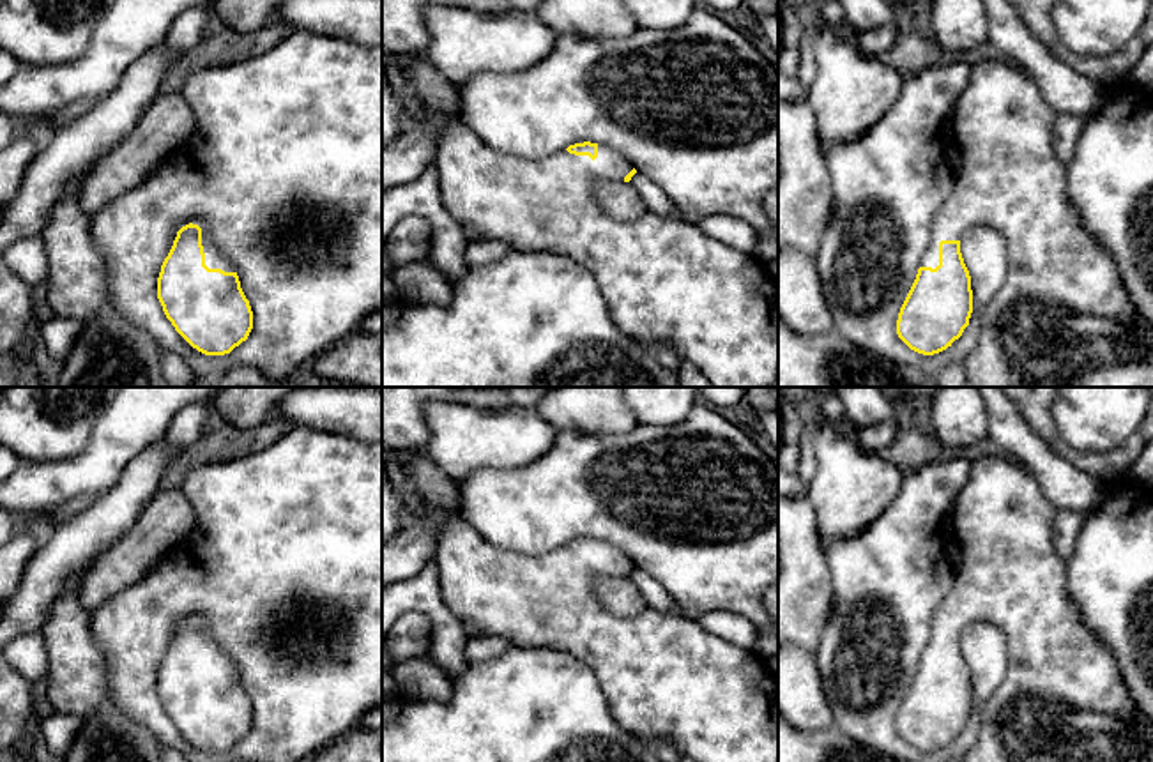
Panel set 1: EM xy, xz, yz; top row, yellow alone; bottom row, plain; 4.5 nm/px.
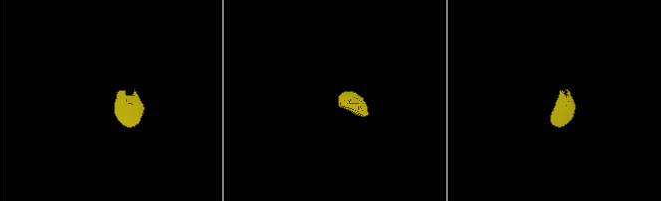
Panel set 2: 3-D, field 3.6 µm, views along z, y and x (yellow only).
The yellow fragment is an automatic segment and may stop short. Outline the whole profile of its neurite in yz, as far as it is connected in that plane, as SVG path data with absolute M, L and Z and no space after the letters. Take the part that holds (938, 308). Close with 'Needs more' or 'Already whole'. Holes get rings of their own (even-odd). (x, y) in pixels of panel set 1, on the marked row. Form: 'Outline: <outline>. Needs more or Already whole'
Outline: M1003 57L974 62L955 111L962 170L935 214L928 249L898 313L898 338L911 350L934 355L962 336L973 313L973 290L960 239L969 228L990 226L1004 237L1008 272L999 292L980 311L978 345L962 361L966 387L1153 387L1153 325L1139 316L1112 256L1086 232L1068 200L1066 164L1052 145L1058 113L1036 81Z. Needs more

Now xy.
Outline: M193 223L177 232L161 265L157 299L175 331L205 355L230 354L253 329L235 269Z. Needs more

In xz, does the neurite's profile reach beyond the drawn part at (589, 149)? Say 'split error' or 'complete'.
split error

